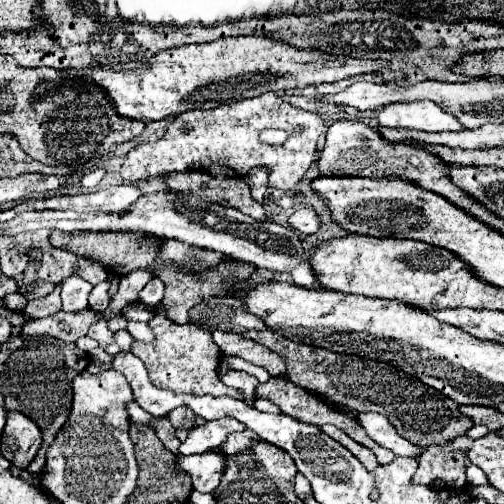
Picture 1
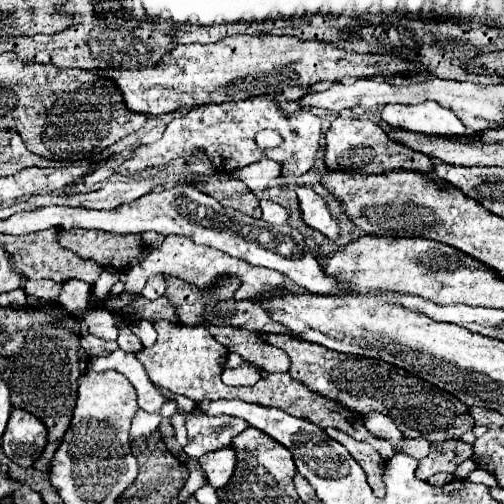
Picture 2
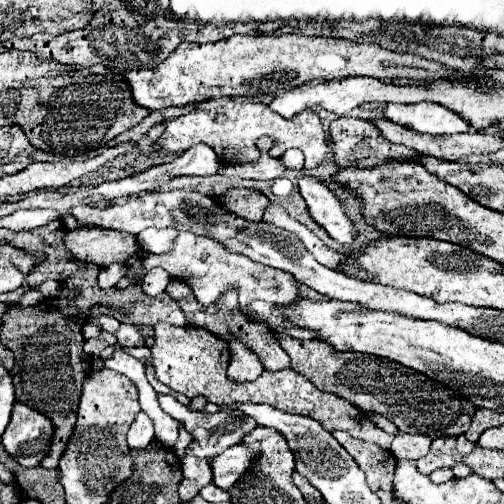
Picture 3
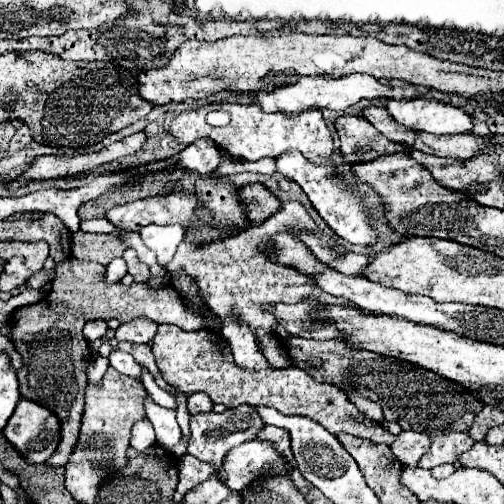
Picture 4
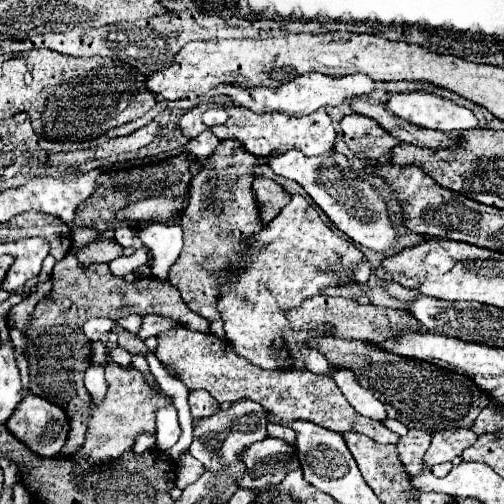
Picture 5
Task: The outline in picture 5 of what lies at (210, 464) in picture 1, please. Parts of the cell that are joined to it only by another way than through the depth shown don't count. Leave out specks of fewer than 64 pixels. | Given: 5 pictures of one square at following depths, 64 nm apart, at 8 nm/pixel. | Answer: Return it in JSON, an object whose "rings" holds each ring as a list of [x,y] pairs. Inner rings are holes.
{"rings":[[[276,438],[250,444],[240,452],[240,460],[246,472],[238,480],[238,488],[248,490],[260,490],[280,484],[290,470],[300,468],[294,446],[282,444],[282,440]]]}

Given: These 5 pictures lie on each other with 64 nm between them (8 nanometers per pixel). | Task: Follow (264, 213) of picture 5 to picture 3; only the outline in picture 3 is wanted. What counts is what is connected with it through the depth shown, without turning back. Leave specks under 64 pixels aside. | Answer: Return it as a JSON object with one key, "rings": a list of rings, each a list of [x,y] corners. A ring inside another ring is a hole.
{"rings":[[[228,188],[220,196],[220,200],[228,210],[254,222],[260,222],[264,208],[268,206],[268,198],[264,194],[260,194],[258,190],[248,190],[248,188]]]}

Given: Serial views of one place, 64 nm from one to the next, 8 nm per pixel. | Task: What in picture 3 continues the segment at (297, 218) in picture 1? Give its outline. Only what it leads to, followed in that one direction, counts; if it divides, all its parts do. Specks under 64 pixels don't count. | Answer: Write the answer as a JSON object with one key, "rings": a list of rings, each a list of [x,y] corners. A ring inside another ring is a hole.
{"rings":[[[312,176],[298,178],[298,186],[310,218],[320,224],[336,242],[350,244],[354,238],[354,226],[344,214],[344,206],[334,198],[334,192]]]}

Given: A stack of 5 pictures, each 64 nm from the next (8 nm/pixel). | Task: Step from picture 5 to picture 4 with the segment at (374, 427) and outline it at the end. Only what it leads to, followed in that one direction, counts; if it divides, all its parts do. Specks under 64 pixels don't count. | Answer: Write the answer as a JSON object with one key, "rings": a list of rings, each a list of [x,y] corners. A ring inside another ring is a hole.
{"rings":[[[160,324],[152,340],[152,352],[156,356],[156,364],[162,378],[186,396],[194,392],[204,392],[210,396],[212,402],[224,404],[226,408],[236,408],[240,404],[270,406],[290,416],[308,416],[322,424],[330,434],[346,432],[388,446],[396,438],[378,422],[372,422],[362,416],[340,388],[336,388],[334,384],[320,384],[300,368],[266,368],[260,372],[244,372],[242,368],[236,368],[224,336],[214,330],[202,328],[186,332],[172,324]]]}

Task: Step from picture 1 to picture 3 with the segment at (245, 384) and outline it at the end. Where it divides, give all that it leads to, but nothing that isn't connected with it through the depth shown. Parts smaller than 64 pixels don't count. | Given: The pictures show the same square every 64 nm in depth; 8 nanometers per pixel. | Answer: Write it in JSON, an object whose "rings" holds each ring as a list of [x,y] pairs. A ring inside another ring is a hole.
{"rings":[[[232,340],[232,362],[228,366],[226,376],[232,382],[252,382],[262,374],[262,364],[256,354],[252,354],[242,342]]]}

